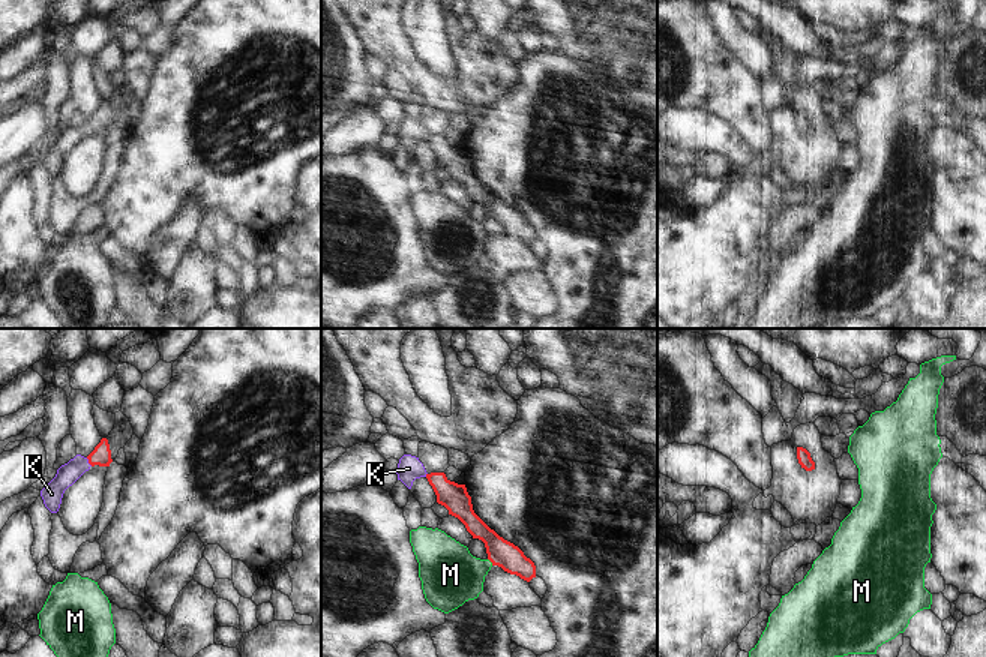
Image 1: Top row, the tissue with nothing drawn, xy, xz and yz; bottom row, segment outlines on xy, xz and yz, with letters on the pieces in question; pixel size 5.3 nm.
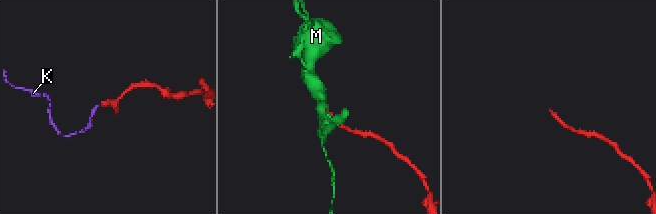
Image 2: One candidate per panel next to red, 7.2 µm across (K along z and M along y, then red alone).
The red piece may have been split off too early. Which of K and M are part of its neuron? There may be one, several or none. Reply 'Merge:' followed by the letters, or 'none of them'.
Merge: K

